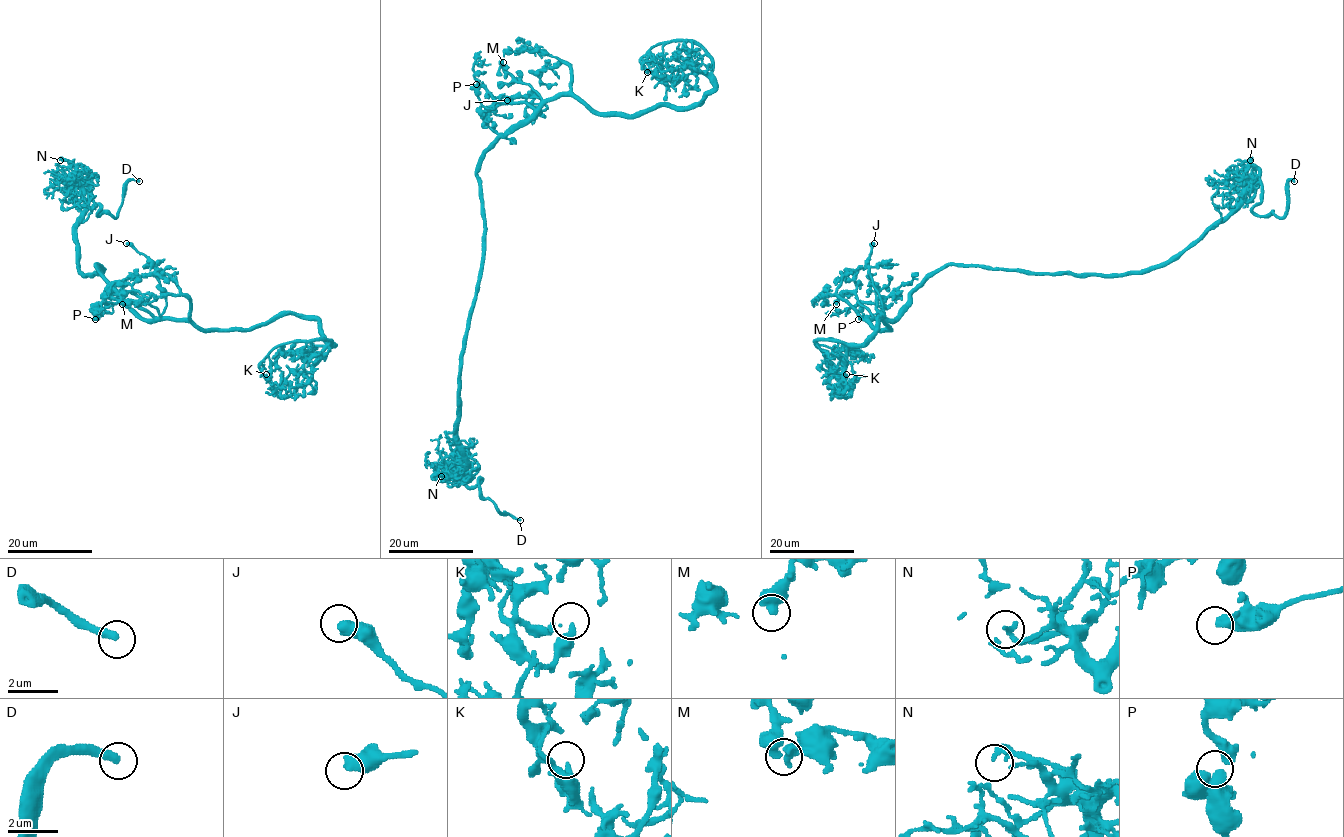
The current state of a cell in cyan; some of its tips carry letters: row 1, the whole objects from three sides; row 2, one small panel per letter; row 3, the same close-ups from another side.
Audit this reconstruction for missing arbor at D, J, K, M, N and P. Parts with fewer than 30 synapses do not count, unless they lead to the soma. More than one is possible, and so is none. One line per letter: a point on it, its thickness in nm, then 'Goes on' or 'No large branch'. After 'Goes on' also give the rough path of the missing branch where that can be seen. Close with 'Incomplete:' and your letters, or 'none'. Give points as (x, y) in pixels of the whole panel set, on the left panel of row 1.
D: Place: (139, 181). Thickness 340 nm. Goes on. Course of what is missing: (139, 181), (146, 204), (172, 215)
J: Place: (126, 243). Thickness 550 nm. No large branch
K: Place: (266, 374). Thickness 360 nm. No large branch
M: Place: (122, 304). Thickness 550 nm. No large branch
N: Place: (60, 160). Thickness 200 nm. No large branch
P: Place: (95, 319). Thickness 500 nm. No large branch
Incomplete: D

